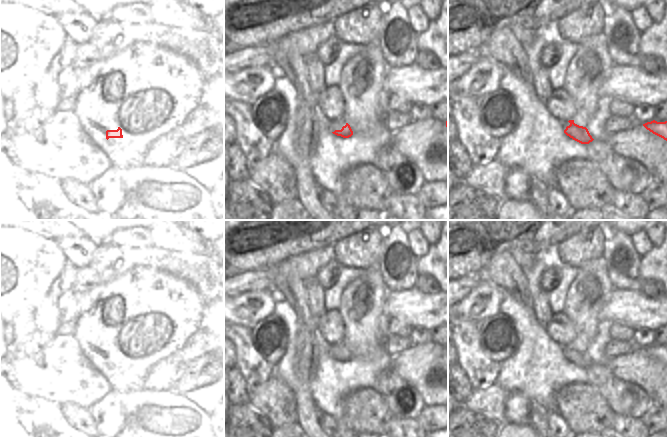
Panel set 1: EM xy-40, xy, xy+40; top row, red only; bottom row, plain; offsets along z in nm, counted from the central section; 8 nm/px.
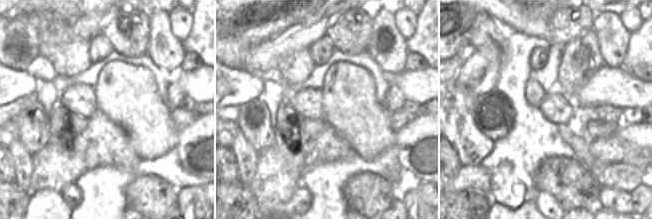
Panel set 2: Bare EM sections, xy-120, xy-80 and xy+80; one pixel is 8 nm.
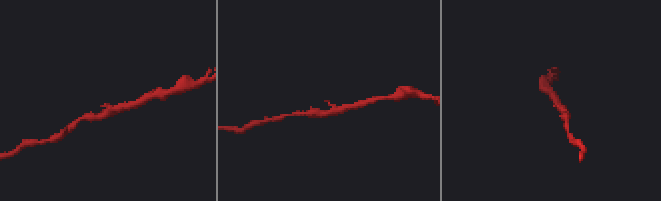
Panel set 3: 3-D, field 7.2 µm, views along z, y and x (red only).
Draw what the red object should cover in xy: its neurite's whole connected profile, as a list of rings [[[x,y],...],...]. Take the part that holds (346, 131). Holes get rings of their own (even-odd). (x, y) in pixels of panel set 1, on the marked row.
[[[346,123],[341,130],[335,130],[332,133],[343,138],[349,138],[353,135],[353,131],[348,123]]]

